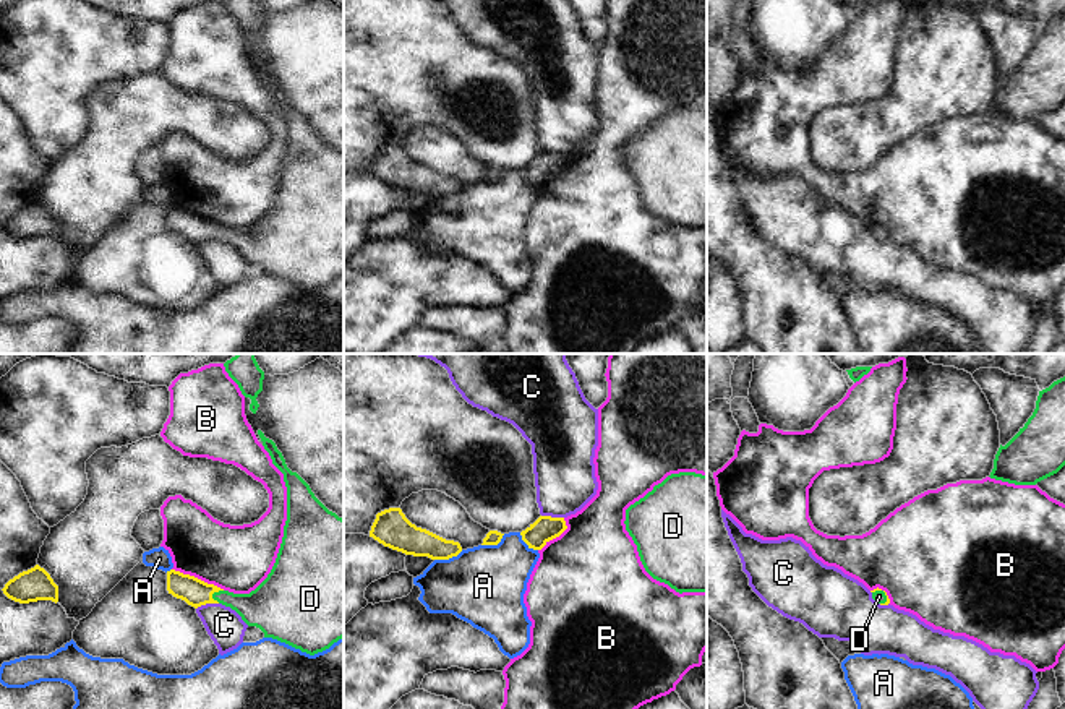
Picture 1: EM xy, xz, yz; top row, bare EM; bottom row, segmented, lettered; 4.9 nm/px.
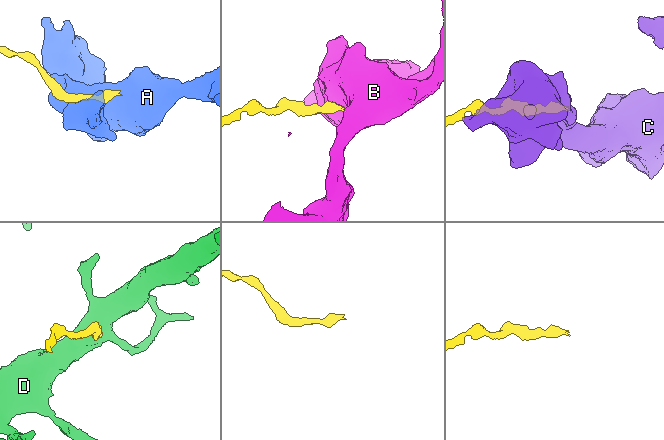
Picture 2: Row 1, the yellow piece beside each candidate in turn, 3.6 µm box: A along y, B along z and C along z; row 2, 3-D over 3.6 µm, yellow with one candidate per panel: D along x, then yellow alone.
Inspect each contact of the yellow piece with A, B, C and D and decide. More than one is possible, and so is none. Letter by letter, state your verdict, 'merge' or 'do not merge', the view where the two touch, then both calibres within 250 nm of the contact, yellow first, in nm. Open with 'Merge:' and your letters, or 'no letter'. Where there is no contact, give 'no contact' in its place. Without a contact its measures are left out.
Merge: D
A: do not merge; meets yellow in xz; 150 nm thick on the yellow side, 400 nm on the other
B: do not merge; meets yellow in xy; 140 nm thick on the yellow side, 340 nm on the other
C: do not merge; meets yellow in xy; 140 nm thick on the yellow side, 180 nm on the other
D: merge; meets yellow in xy; 140 nm thick on the yellow side, 200 nm on the other

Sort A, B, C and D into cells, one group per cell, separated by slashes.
A / B / C / D

